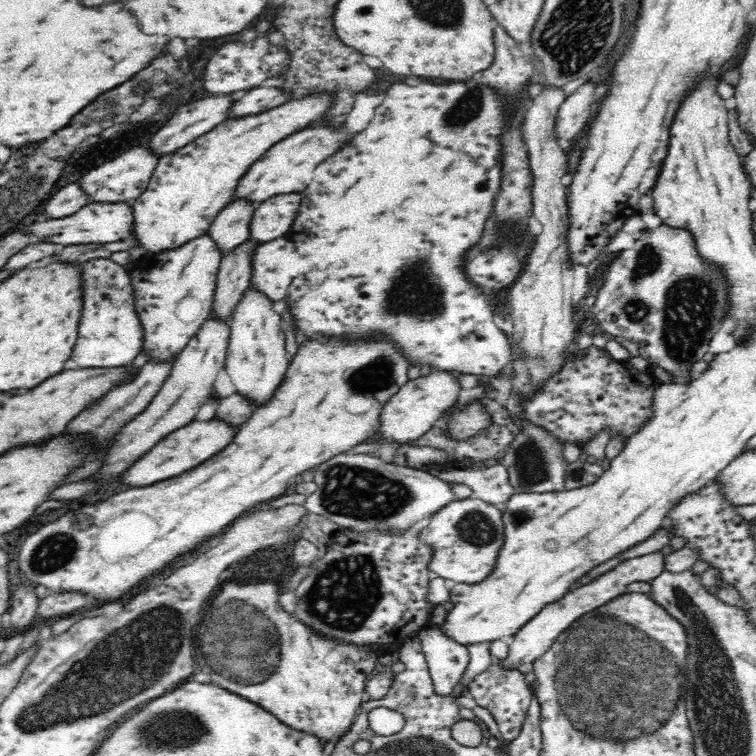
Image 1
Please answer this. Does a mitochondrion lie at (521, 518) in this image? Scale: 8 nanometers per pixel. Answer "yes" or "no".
yes

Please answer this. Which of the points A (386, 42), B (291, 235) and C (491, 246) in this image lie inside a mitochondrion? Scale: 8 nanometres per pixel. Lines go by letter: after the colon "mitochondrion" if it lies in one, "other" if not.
A: other
B: other
C: mitochondrion

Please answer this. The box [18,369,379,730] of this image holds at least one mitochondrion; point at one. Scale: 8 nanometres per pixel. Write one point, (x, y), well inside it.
(228, 647)

